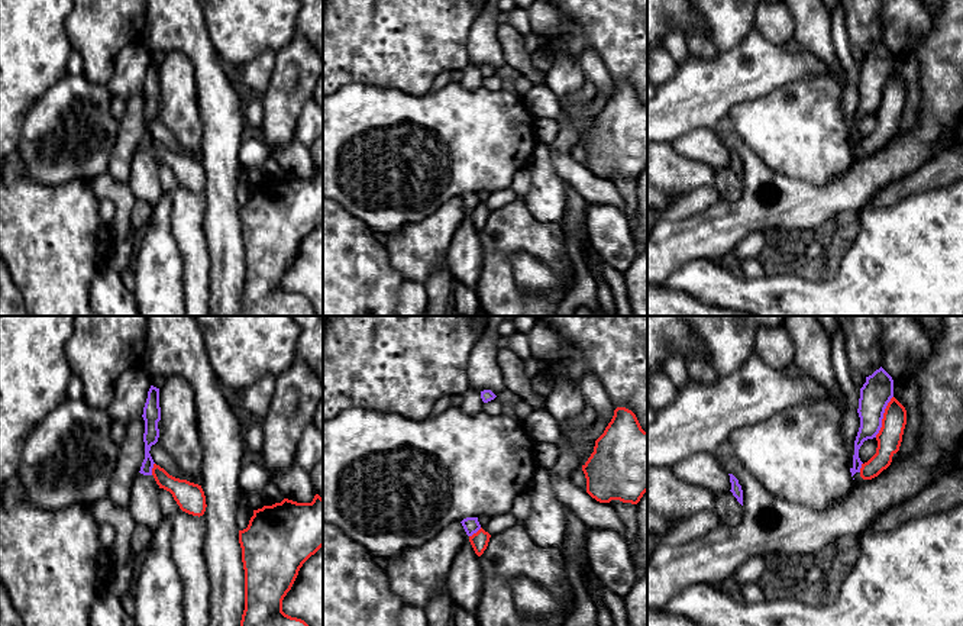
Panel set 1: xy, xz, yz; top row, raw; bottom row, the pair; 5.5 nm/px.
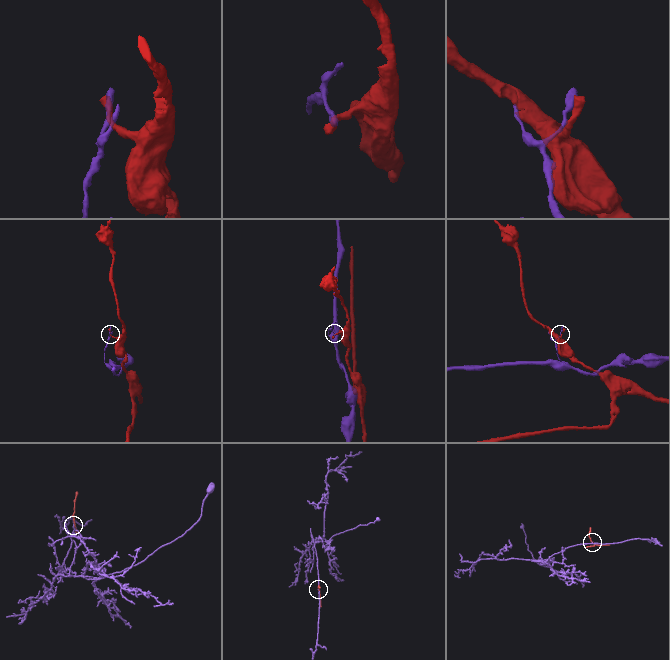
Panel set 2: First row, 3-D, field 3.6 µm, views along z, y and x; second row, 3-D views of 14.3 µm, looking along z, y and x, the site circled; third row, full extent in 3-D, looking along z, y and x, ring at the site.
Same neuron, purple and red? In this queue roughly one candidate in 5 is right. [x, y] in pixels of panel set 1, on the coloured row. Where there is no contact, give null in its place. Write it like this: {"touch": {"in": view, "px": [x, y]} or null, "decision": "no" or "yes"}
{"touch": {"in": "yz", "px": [882, 416]}, "decision": "no"}

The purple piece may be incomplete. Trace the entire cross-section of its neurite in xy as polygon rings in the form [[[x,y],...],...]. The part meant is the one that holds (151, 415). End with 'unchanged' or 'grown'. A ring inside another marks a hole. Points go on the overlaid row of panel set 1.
[[[151,385],[148,391],[148,398],[143,407],[145,420],[145,433],[143,433],[143,442],[145,442],[145,459],[140,467],[140,474],[143,475],[152,475],[154,468],[154,459],[149,454],[151,446],[158,442],[159,438],[159,429],[158,422],[161,420],[161,407],[159,407],[159,388]]]; unchanged

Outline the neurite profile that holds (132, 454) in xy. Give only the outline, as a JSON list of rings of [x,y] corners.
[[[138,417],[127,423],[126,436],[123,439],[117,467],[114,470],[113,481],[109,487],[107,497],[120,507],[127,507],[133,480],[140,471],[145,459],[145,420]]]

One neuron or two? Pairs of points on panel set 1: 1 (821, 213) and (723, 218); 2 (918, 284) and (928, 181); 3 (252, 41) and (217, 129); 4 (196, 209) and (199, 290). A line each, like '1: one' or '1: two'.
1: one
2: two
3: two
4: one

